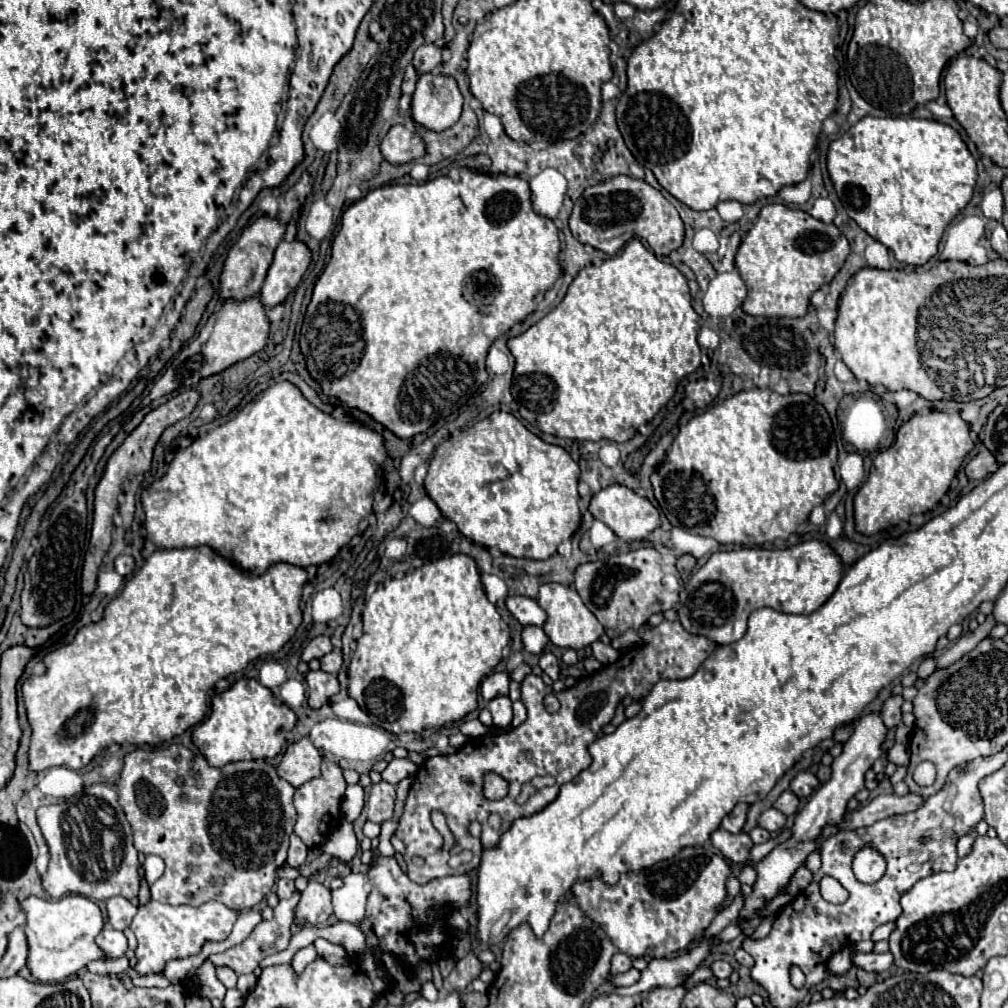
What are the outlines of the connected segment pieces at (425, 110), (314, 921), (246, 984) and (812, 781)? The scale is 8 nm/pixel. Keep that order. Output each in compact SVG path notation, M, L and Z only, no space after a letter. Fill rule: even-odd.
M421 73L411 101L413 121L433 131L445 131L461 115L463 95L457 81L443 73Z
M311 879L295 909L295 921L309 923L311 927L315 927L319 923L325 923L327 917L331 917L331 913L331 889L319 883L317 879Z
M253 973L241 975L238 977L237 988L244 996L247 996L256 986L257 980Z
M801 771L793 781L791 781L791 791L797 795L797 797L811 797L811 793L819 787L819 781L817 777L811 773L811 771Z

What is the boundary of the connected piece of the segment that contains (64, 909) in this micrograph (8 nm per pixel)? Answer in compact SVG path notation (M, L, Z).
M65 895L61 899L29 897L21 903L27 913L25 935L29 941L27 967L41 983L61 983L69 975L81 971L89 961L101 959L103 953L95 943L95 937L103 929L103 915L95 901L83 895Z

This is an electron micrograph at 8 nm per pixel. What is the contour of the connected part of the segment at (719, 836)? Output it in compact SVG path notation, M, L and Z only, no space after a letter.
M717 829L711 833L709 837L711 845L715 849L719 849L723 853L723 857L727 857L731 863L743 863L753 847L753 841L747 833L729 833L729 831L723 831L723 829Z

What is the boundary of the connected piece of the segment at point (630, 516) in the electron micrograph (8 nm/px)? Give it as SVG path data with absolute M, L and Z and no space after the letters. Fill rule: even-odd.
M609 485L609 487L601 489L599 493L595 493L591 499L589 511L593 513L595 519L609 525L615 531L615 535L623 541L631 541L631 539L641 541L661 525L659 511L651 505L651 501L645 497L639 497L635 491L631 491L623 485Z

